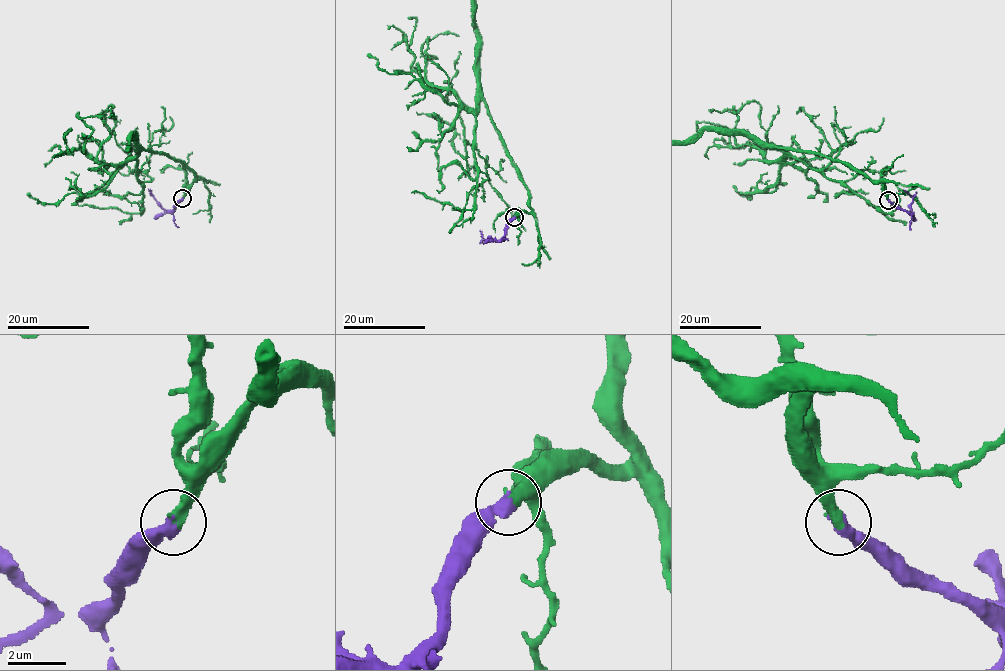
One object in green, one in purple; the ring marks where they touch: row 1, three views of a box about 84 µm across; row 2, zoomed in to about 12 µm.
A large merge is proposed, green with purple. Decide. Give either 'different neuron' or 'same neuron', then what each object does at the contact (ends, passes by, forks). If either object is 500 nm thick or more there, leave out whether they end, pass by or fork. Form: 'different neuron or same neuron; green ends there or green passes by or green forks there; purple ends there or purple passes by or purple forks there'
same neuron; green ends there; purple ends there

